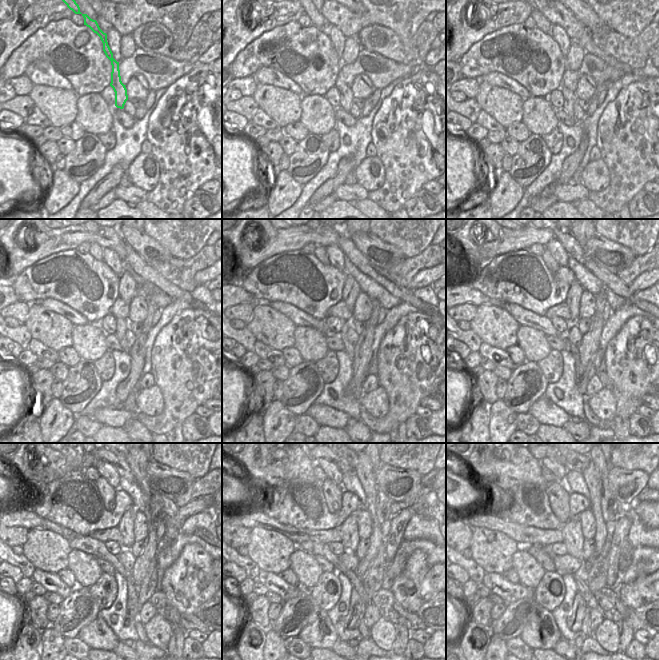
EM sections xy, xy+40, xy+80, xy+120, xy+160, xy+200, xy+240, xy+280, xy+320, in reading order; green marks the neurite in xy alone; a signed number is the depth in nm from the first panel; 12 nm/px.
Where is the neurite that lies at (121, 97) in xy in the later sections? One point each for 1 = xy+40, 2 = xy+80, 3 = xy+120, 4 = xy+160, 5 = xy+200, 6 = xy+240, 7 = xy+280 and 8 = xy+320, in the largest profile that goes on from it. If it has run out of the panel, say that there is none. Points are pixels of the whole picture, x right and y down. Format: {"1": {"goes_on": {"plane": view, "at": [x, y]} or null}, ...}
{"1": {"goes_on": {"plane": "xy+40", "at": [346, 98]}}, "2": {"goes_on": {"plane": "xy+80", "at": [570, 98]}}, "3": {"goes_on": {"plane": "xy+120", "at": [122, 324]}}, "4": {"goes_on": {"plane": "xy+160", "at": [348, 348]}}, "5": {"goes_on": {"plane": "xy+200", "at": [569, 346]}}, "6": {"goes_on": {"plane": "xy+240", "at": [133, 589]}}, "7": {"goes_on": {"plane": "xy+280", "at": [357, 607]}}, "8": {"goes_on": {"plane": "xy+320", "at": [575, 621]}}}

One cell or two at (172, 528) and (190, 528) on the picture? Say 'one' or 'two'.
two

